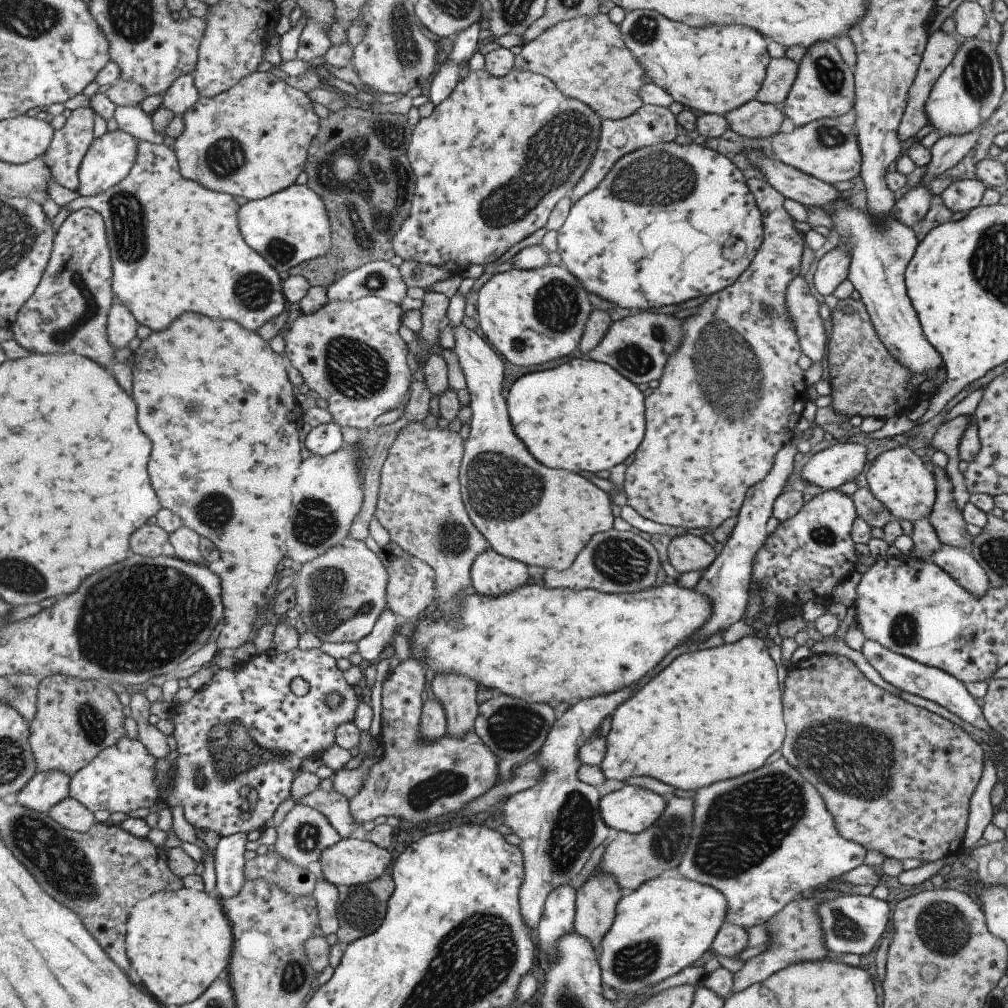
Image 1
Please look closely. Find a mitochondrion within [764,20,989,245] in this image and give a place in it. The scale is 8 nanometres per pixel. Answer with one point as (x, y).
(828, 73)

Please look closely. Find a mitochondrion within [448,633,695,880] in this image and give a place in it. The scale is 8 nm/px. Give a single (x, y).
(573, 831)

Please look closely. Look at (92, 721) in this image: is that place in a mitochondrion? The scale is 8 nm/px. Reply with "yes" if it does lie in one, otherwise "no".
yes

